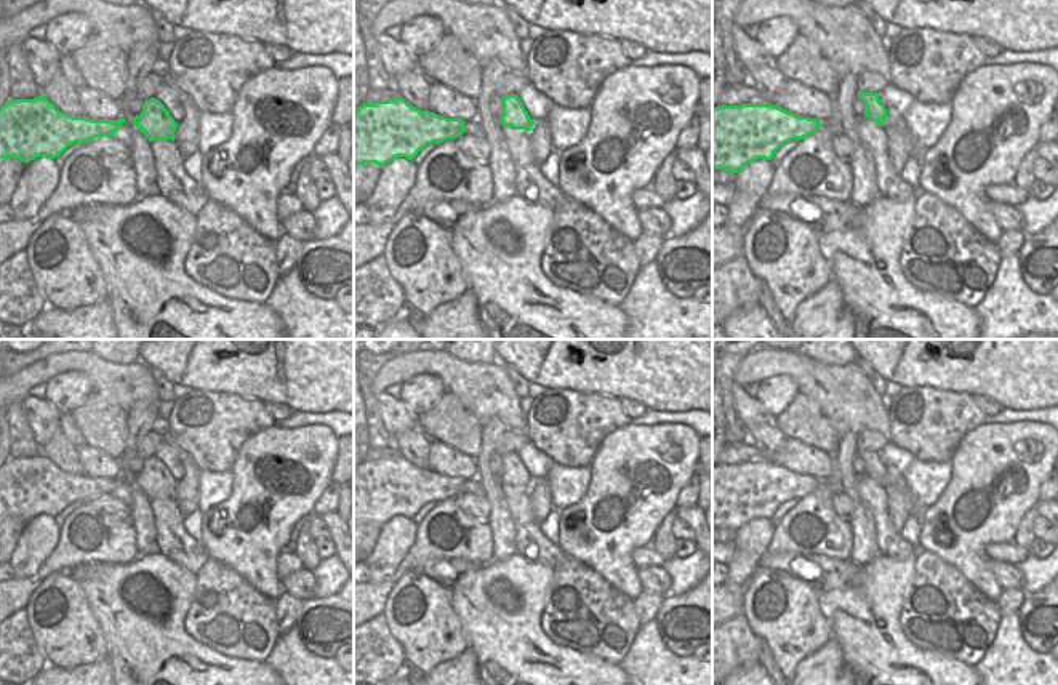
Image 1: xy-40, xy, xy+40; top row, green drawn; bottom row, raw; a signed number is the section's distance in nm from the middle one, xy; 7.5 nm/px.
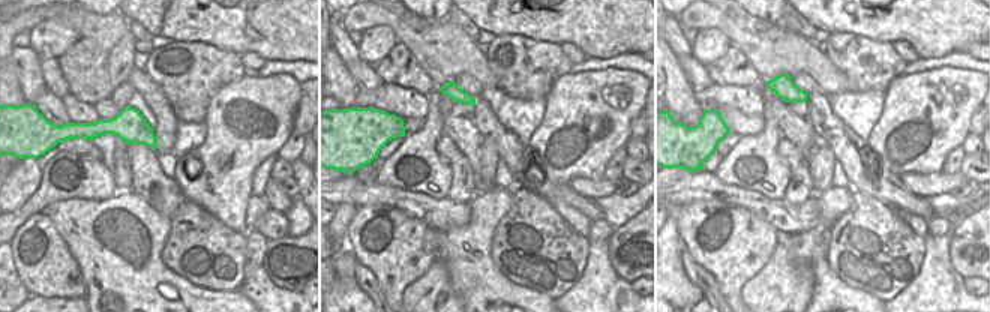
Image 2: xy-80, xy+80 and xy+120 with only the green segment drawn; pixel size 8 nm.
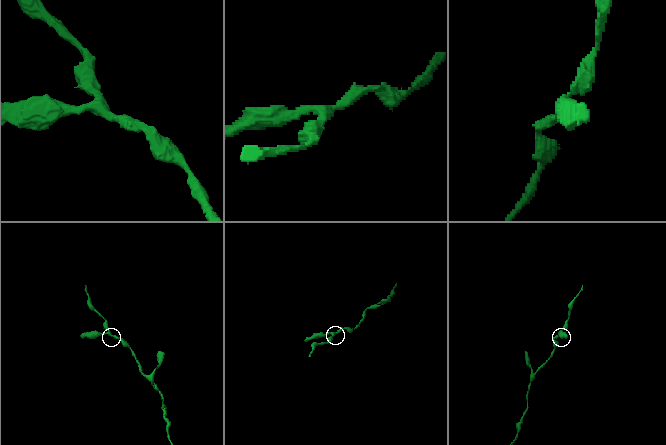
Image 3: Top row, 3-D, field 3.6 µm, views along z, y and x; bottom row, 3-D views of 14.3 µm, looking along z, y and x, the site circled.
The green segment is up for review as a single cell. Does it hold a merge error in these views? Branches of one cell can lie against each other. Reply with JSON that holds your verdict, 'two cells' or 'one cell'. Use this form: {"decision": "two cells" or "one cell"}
{"decision": "one cell"}

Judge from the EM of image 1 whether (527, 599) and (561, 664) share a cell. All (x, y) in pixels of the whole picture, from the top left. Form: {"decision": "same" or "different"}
{"decision": "same"}

